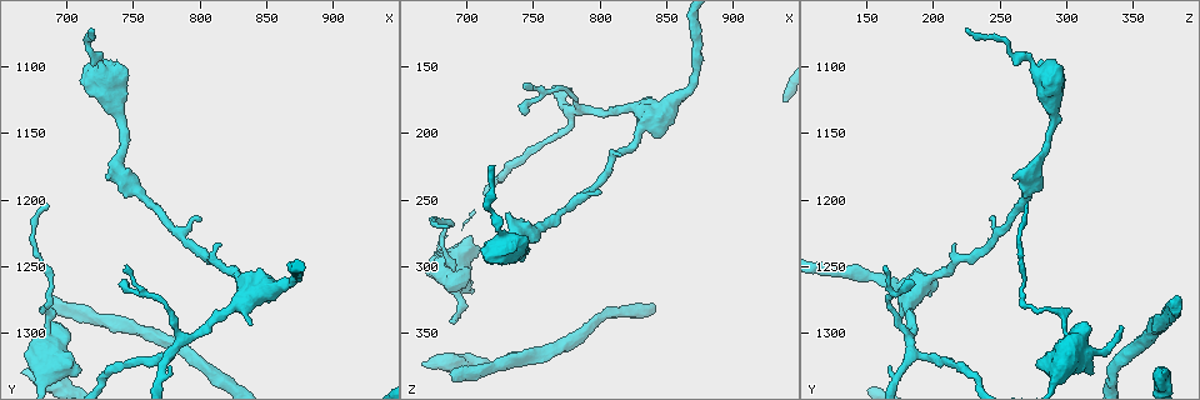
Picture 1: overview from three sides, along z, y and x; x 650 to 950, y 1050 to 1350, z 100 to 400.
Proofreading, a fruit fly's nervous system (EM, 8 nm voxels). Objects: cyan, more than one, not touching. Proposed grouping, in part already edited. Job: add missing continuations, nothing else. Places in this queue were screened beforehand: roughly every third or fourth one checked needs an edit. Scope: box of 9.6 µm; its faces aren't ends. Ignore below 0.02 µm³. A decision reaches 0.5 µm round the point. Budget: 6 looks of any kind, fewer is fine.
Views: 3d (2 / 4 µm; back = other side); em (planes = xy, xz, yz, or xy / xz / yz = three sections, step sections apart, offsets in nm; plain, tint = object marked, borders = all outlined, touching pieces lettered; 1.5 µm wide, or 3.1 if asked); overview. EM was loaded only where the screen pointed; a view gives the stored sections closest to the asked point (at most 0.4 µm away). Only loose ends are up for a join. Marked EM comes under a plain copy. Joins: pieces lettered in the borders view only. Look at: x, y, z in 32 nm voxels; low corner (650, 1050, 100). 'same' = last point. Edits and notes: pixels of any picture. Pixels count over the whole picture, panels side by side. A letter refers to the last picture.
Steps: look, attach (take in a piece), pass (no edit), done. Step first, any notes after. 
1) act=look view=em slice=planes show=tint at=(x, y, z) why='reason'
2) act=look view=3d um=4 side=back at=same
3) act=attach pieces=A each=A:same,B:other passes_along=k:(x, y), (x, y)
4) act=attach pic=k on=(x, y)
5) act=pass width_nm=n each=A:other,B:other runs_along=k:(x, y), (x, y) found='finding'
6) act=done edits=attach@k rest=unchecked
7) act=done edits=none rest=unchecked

act=look view=em slice=xz step=8 show=tint at=(716, 1074, 226) why='thin end'

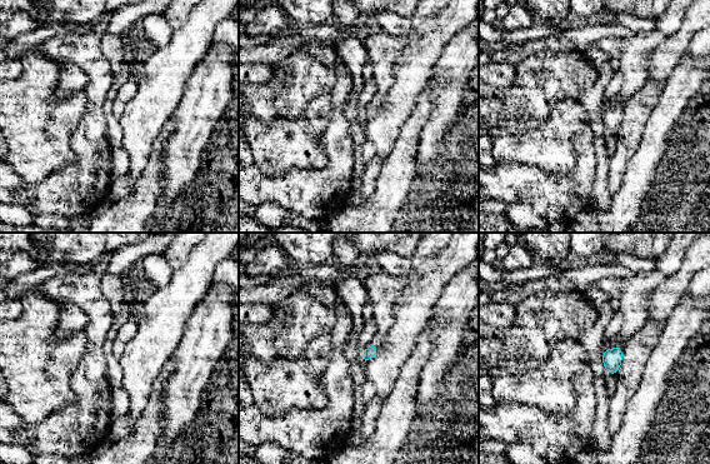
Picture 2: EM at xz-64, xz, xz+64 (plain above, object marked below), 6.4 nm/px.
act=look view=em slice=planes show=borders at=same

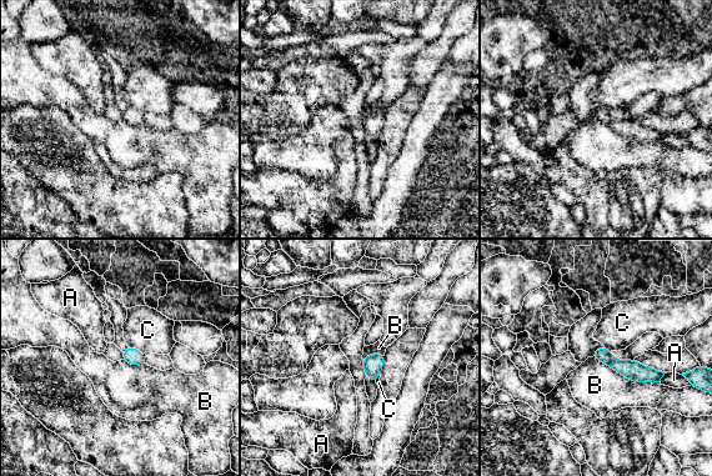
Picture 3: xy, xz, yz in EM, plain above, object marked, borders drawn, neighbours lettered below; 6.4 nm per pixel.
act=pass longest_contact=B:480nm each=A:other,B:other,C:other found='no lettered piece goes on from it'

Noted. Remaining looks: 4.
act=look view=em slice=planes show=borders at=(730, 1186, 260) why='an open end'

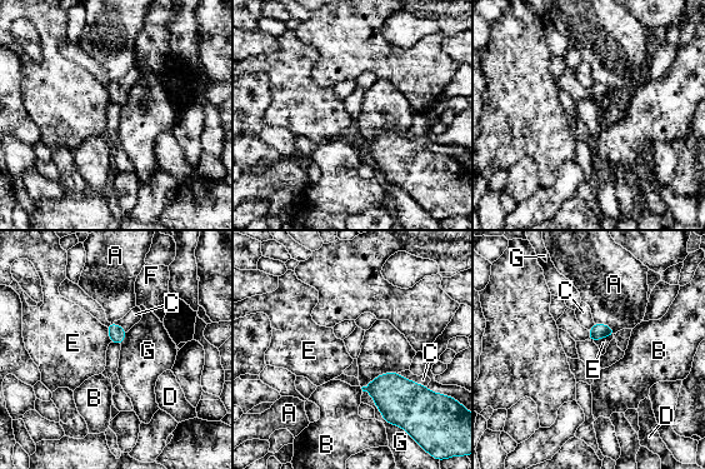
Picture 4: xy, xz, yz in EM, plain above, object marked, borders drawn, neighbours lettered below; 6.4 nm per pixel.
act=pass each=A:other,B:other,C:other,D:other,E:other,F:other,G:other border=4:(613, 337), (601, 337), (594, 342) found='none of them fits'

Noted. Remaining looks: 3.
act=look view=em slice=planes show=borders at=(708, 1334, 288) why='an open end'

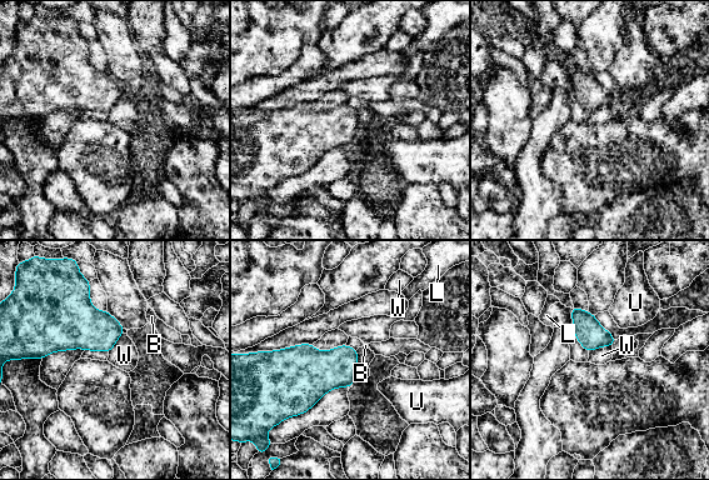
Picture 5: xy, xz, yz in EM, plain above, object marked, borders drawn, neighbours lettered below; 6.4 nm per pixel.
act=pass each=B:other,L:other,U:other,W:other border=5:(612, 344), (598, 346), (589, 353) found='no lettered piece goes on from it'

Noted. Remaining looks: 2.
act=done edits=none rest=unchecked

